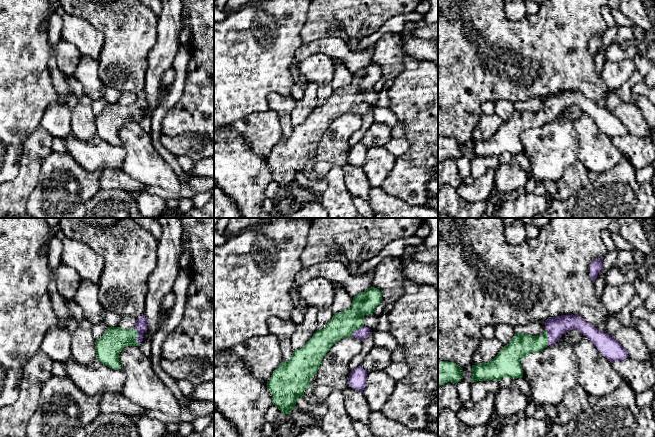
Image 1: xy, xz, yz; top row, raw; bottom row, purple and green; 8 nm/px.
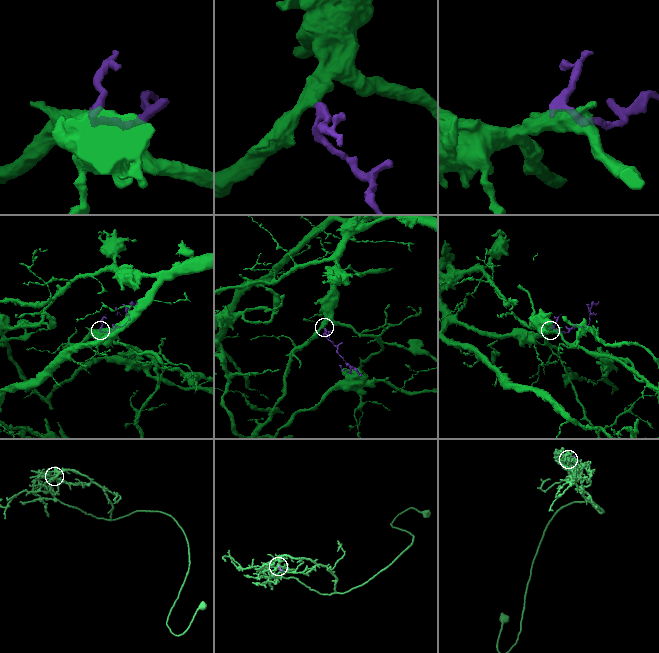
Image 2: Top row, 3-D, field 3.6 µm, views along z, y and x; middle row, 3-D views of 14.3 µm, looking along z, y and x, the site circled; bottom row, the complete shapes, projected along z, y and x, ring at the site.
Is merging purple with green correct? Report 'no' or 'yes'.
yes

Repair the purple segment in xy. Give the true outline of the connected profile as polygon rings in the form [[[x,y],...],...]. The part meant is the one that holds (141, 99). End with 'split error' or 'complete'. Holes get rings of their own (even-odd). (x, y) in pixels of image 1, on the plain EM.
[[[145,91],[136,95],[136,101],[133,105],[108,103],[103,111],[95,116],[96,135],[109,144],[121,145],[119,139],[121,126],[127,122],[139,122],[143,117],[143,109],[146,105]]]; split error

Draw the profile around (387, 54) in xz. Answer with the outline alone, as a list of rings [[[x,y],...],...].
[[[388,32],[375,43],[372,63],[382,68],[386,80],[393,80],[404,68],[401,40],[398,33]]]

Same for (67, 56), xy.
[[[63,39],[55,46],[57,67],[66,77],[74,76],[80,57],[81,53],[78,49]]]

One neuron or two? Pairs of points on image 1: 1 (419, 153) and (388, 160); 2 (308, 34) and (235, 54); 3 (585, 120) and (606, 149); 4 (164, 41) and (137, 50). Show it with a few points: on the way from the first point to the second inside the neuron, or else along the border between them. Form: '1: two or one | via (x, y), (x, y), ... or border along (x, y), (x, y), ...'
1: two | border along (396, 157), (393, 168), (384, 179)
2: two | border along (307, 13), (307, 19), (301, 31), (302, 43)
3: one | via (586, 128), (588, 133), (598, 143)
4: two | border along (158, 21), (158, 39), (148, 54), (147, 66)

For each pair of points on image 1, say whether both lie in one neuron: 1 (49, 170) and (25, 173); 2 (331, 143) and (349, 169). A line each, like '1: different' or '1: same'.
1: different
2: different

